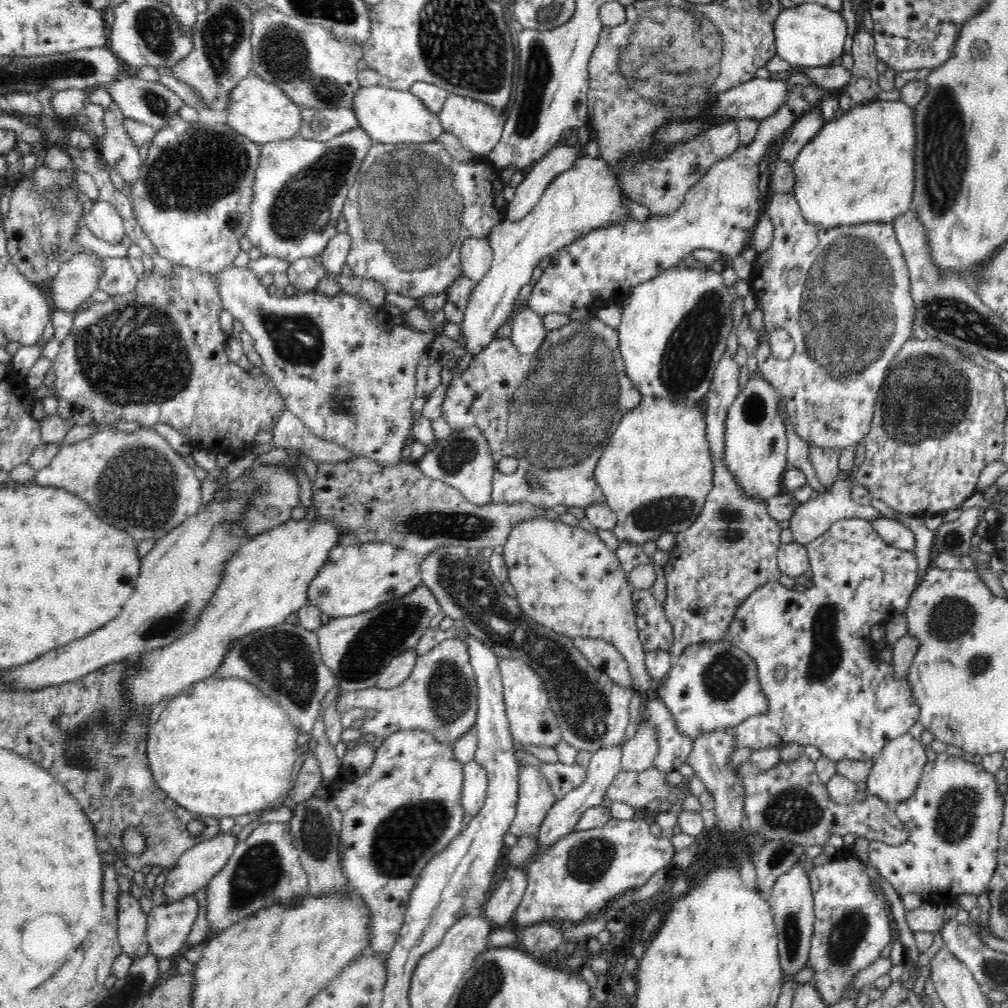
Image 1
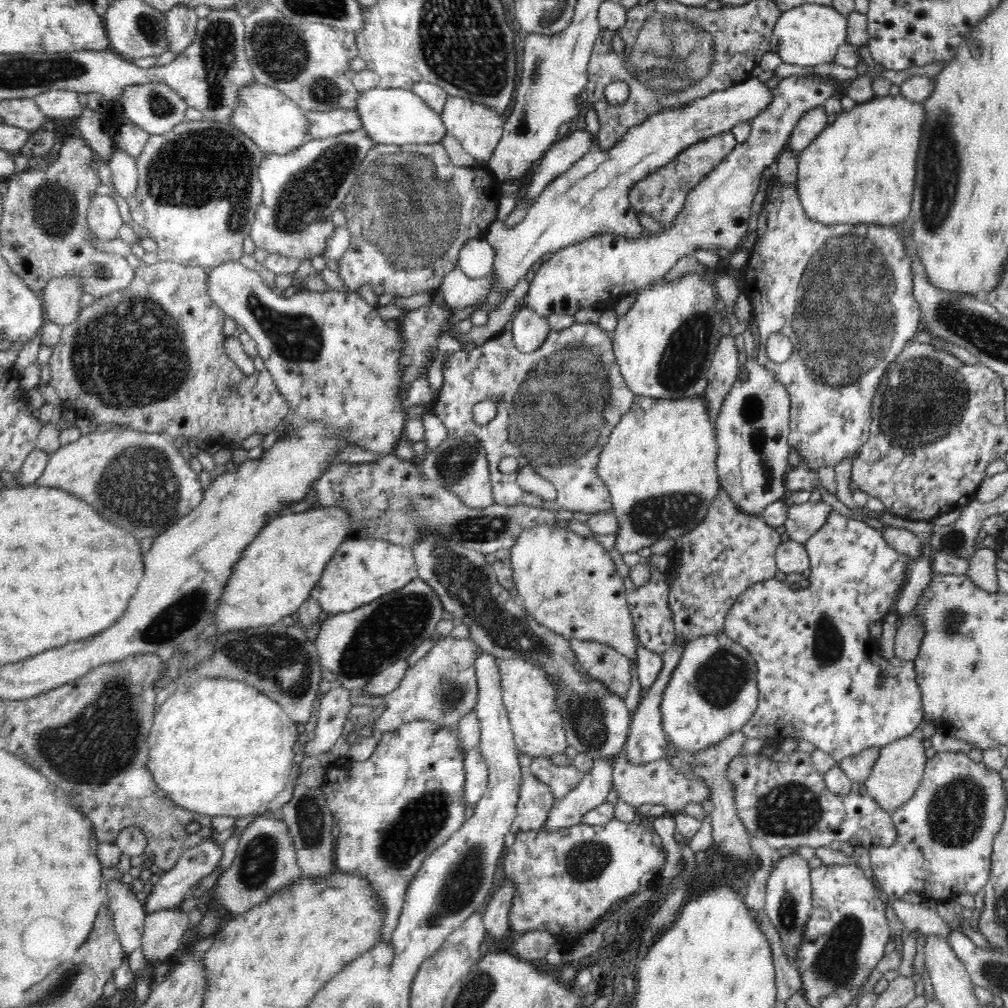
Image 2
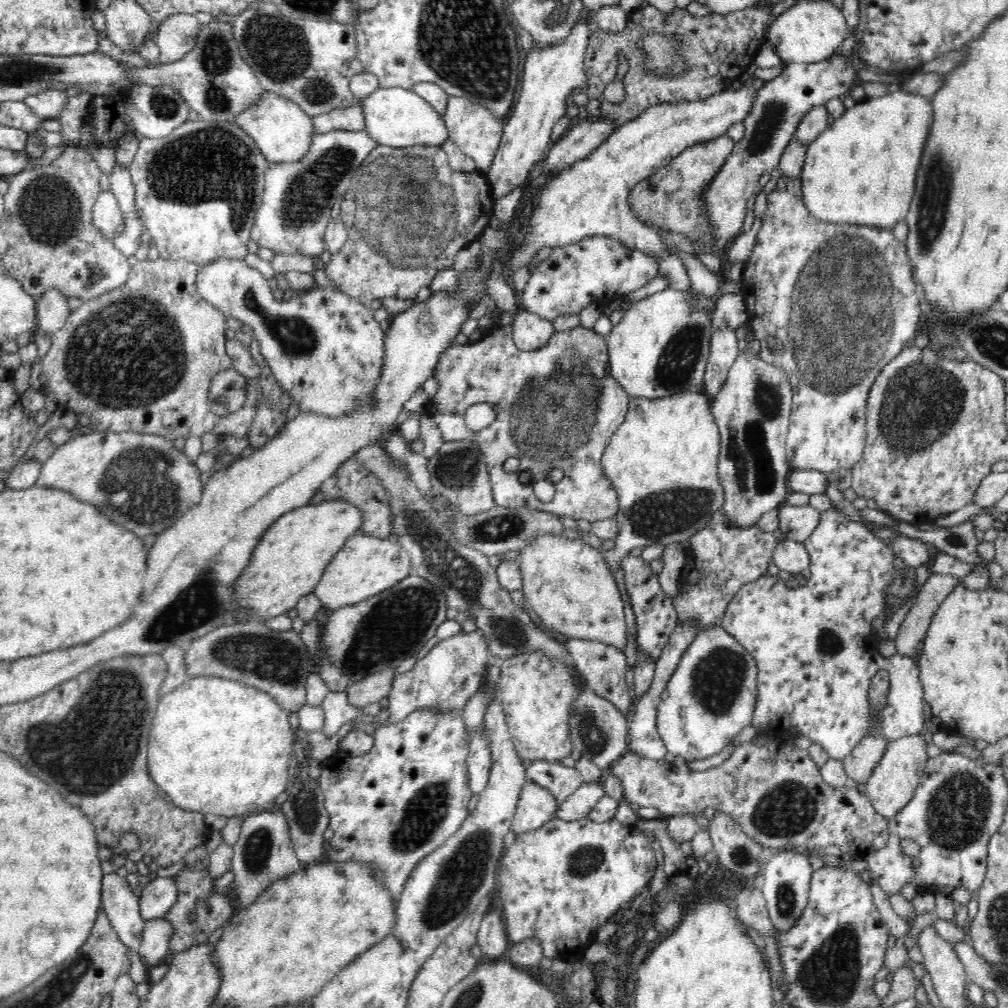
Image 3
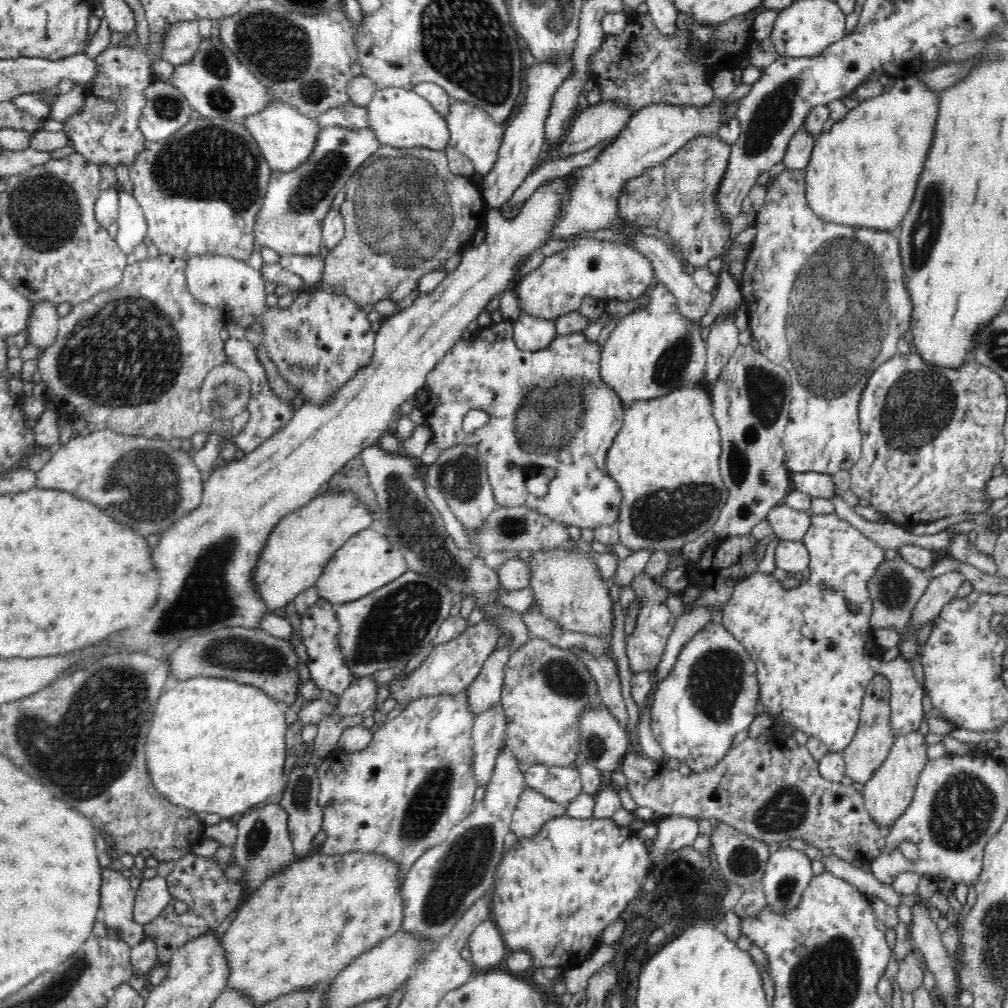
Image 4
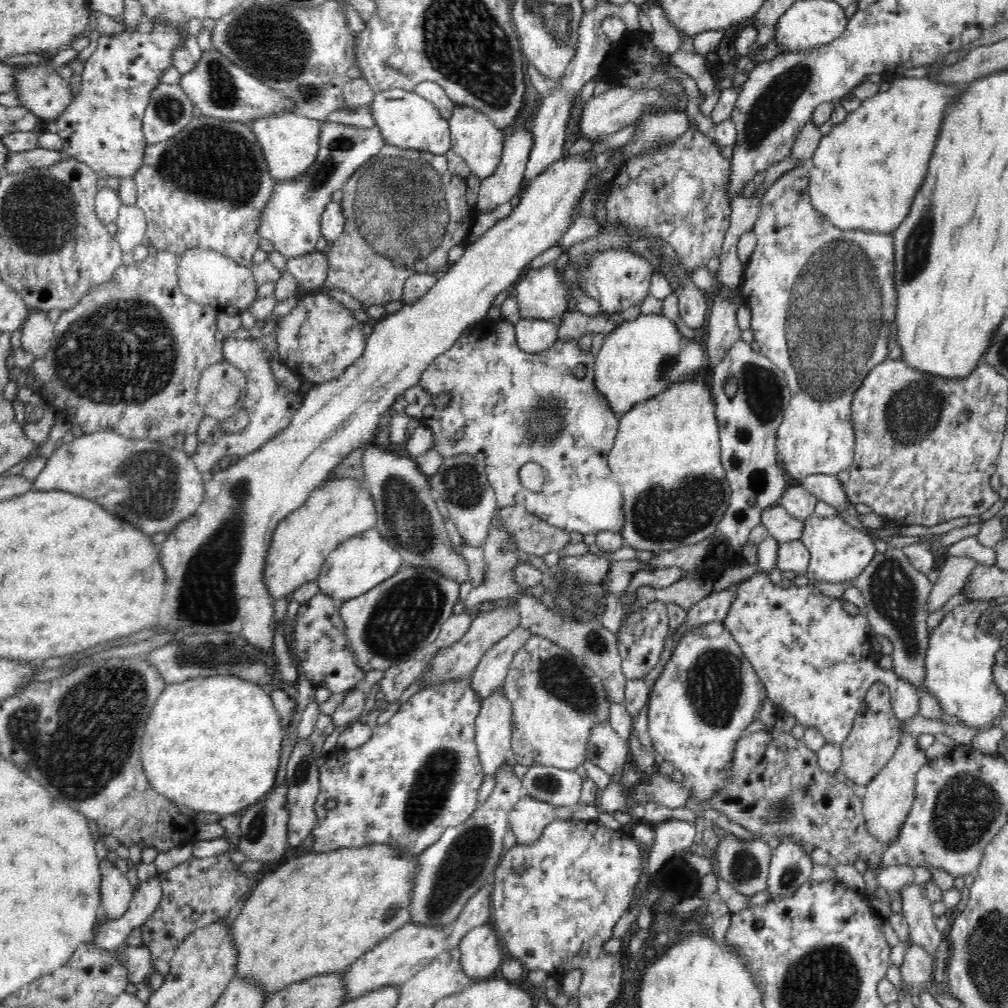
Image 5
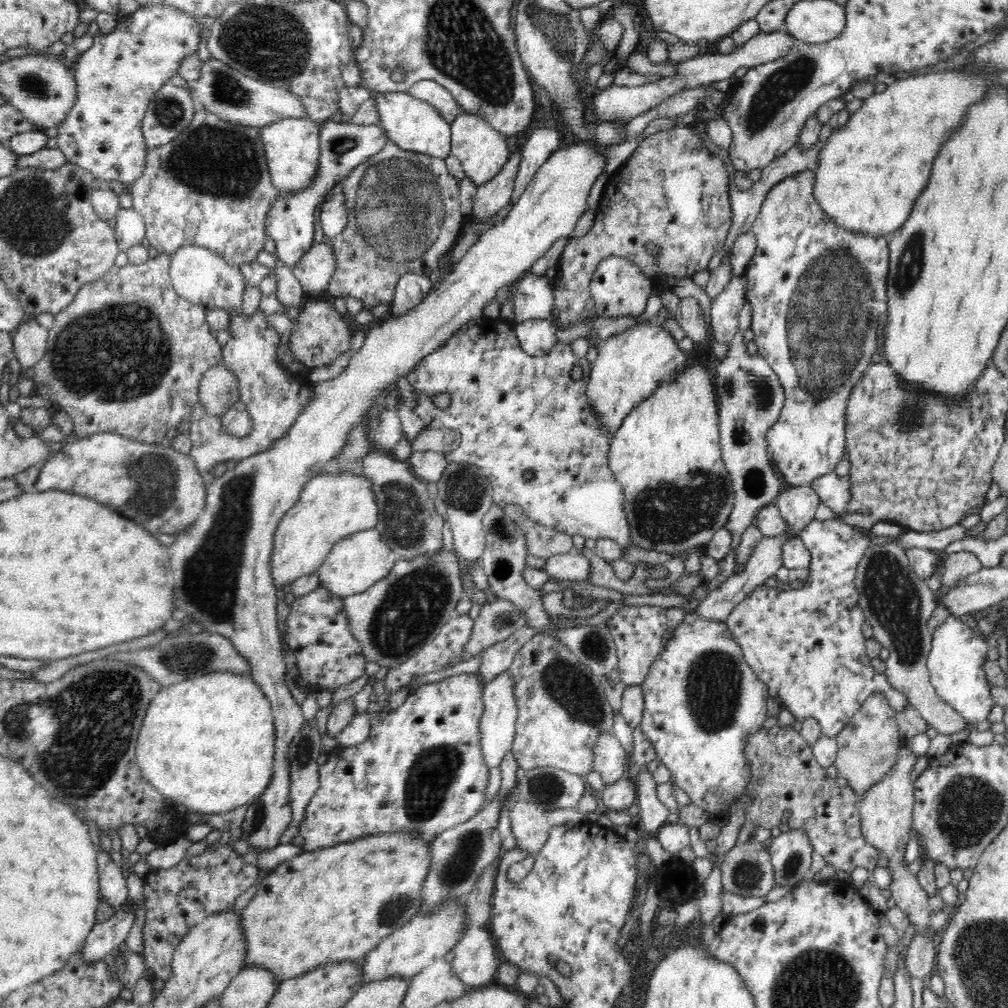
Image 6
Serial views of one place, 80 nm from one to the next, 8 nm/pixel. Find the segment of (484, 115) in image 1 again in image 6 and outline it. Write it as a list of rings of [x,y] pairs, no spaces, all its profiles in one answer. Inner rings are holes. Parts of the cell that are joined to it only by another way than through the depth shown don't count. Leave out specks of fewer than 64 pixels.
[[[462,111],[451,122],[451,155],[459,159],[466,176],[479,187],[501,173],[510,158],[506,137],[476,114]]]

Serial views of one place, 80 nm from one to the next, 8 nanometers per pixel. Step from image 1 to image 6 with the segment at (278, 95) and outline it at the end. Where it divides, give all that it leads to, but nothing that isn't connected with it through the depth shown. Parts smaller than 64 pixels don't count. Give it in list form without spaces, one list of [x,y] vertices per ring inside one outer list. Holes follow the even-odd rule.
[[[285,118],[258,128],[271,181],[279,192],[297,193],[315,177],[320,158],[319,131],[320,125],[308,118]]]

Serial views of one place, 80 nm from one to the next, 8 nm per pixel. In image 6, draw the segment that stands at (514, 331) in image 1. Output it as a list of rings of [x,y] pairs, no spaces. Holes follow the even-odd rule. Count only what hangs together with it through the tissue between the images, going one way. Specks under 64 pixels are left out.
[[[551,319],[525,320],[514,327],[519,345],[526,354],[546,355],[559,339],[559,332]]]

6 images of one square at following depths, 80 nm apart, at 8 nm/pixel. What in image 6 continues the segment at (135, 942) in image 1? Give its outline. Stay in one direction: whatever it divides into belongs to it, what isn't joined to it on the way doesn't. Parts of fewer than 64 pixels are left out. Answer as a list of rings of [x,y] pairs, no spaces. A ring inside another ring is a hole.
[[[102,850],[97,853],[97,869],[101,900],[109,902],[115,910],[121,910],[130,900],[122,869],[112,861],[108,853]]]

